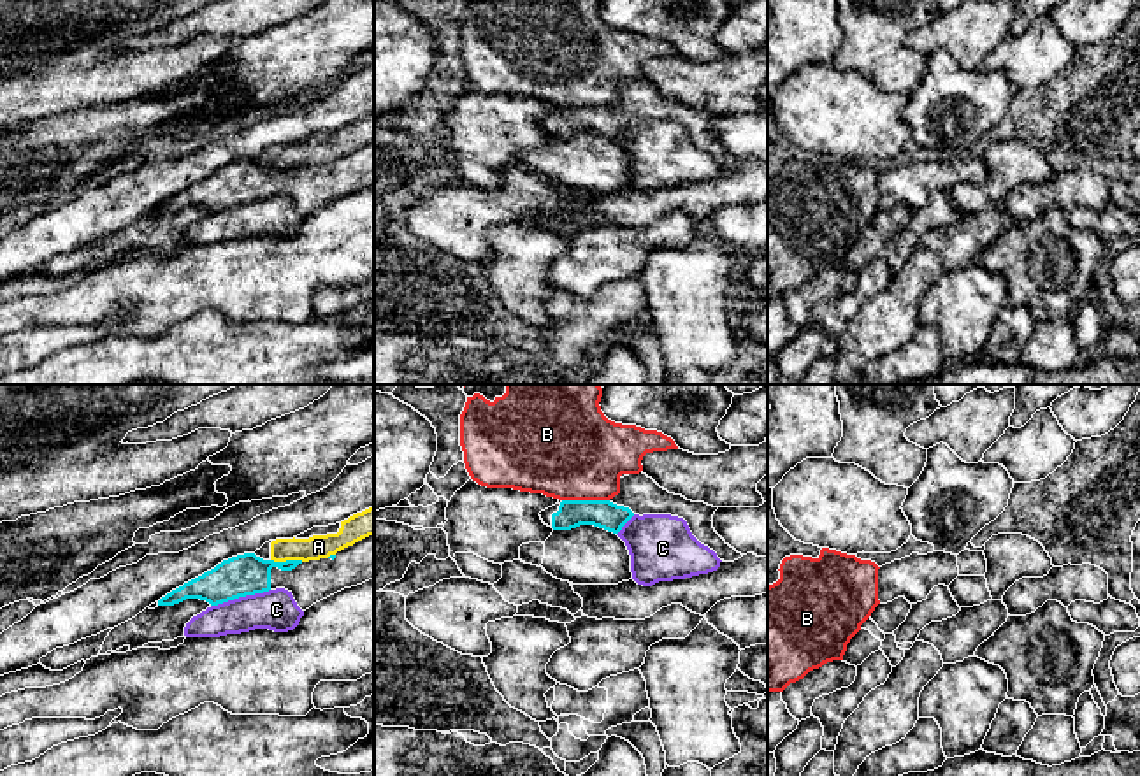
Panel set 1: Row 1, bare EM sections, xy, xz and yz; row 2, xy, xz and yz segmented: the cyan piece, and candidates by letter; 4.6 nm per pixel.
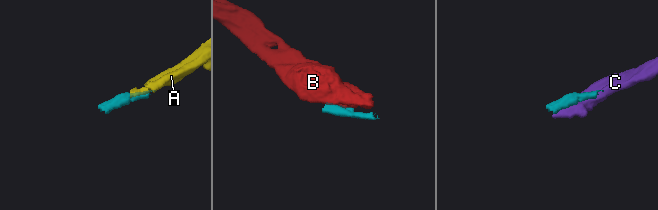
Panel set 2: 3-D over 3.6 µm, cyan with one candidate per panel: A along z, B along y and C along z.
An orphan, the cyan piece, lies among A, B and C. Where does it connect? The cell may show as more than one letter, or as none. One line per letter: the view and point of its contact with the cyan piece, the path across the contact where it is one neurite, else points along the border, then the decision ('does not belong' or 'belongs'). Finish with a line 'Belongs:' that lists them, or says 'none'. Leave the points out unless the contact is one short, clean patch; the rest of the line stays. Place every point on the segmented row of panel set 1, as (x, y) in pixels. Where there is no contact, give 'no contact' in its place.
A: xy (287, 560) | along xy (271, 559), (303, 560) | does not belong
B: xz (585, 501) | along xz (562, 499), (608, 501) | does not belong
C: xy (239, 596) | does not belong
Belongs: none

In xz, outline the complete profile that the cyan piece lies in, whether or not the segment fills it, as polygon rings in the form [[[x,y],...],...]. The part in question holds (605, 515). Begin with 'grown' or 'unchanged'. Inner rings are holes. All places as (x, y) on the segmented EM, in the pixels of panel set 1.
grown; [[[646,474],[620,478],[620,493],[610,500],[559,500],[539,513],[545,525],[553,530],[571,530],[580,525],[594,525],[618,534],[634,514],[671,514],[683,518],[692,535],[724,562],[734,562],[743,555],[731,548],[713,528],[713,514],[718,507],[692,502],[682,495],[660,488]]]

